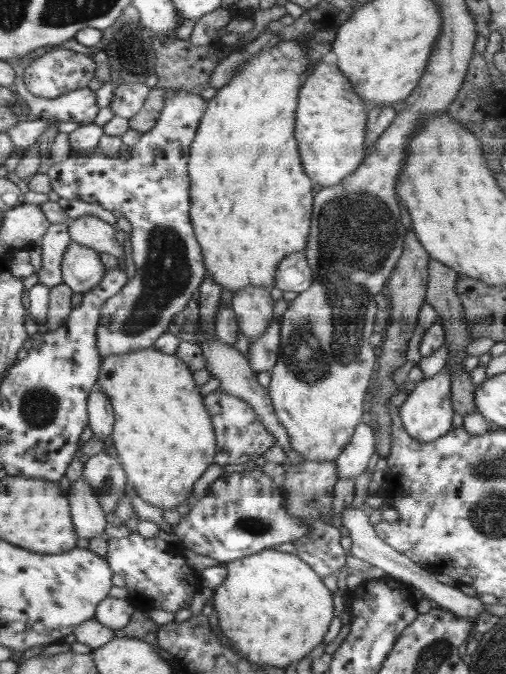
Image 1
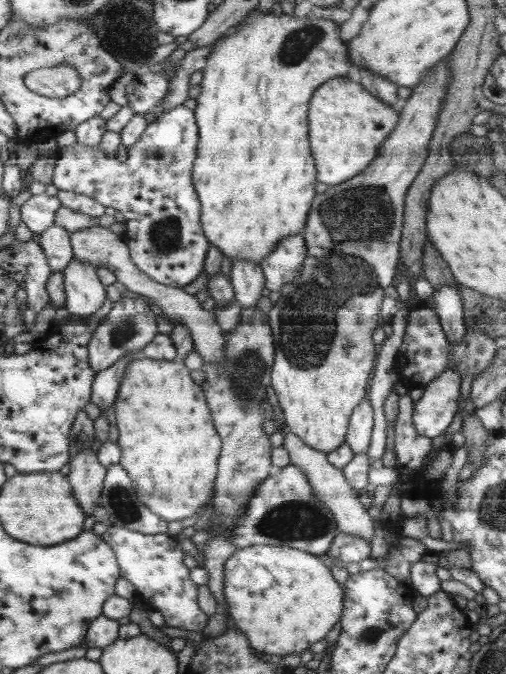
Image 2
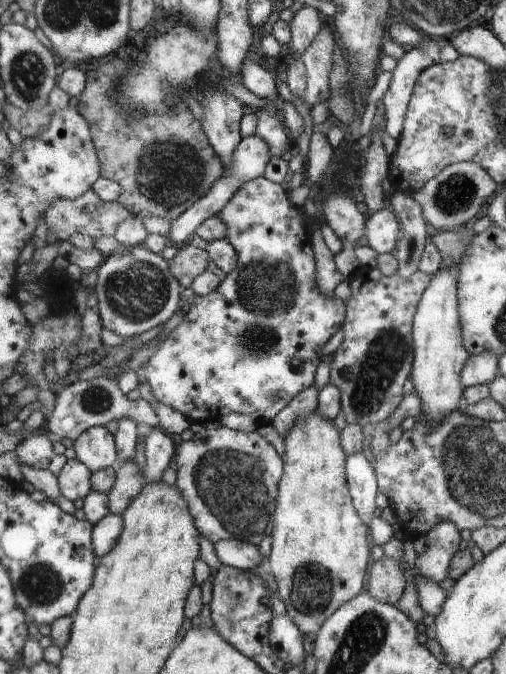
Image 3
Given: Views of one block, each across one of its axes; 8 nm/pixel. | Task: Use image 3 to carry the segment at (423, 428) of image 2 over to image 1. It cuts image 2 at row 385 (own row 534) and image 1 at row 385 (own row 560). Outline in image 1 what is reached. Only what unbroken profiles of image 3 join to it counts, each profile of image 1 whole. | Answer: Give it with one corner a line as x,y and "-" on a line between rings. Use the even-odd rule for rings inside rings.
448,359
446,366
436,375
417,382
415,388
409,391
405,402
398,408
402,426
414,440
432,442
440,436
445,436
446,432
452,428
452,416
454,416
453,404
450,404
450,386
453,386
452,367
453,364
449,364

